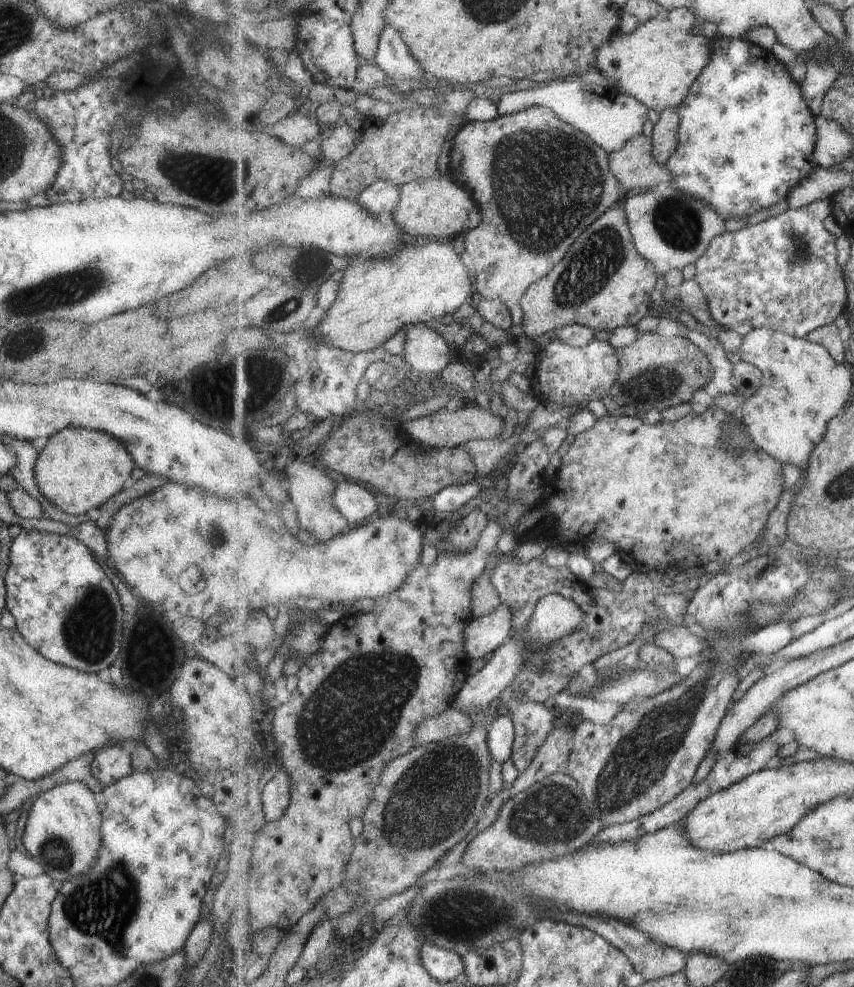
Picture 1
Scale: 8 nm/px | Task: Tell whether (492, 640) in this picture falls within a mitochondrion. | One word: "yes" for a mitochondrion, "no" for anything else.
no

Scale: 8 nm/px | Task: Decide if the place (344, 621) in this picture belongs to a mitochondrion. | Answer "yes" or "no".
no

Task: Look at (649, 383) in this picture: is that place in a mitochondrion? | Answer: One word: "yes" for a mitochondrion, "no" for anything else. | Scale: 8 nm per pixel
yes

